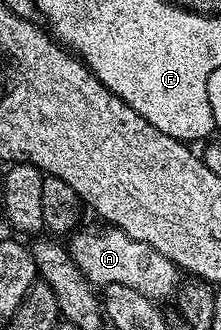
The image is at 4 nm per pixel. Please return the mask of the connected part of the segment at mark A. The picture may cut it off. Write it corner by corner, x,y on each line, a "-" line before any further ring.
112,226
103,229
107,230
78,231
72,235
70,239
72,242
69,242
72,251
83,250
83,254
76,255
76,265
92,287
102,288
117,283
123,287
132,287
134,291
154,302
162,302
161,300
174,297
183,280
179,267
162,256
161,252
157,252
151,244
133,240
123,230

